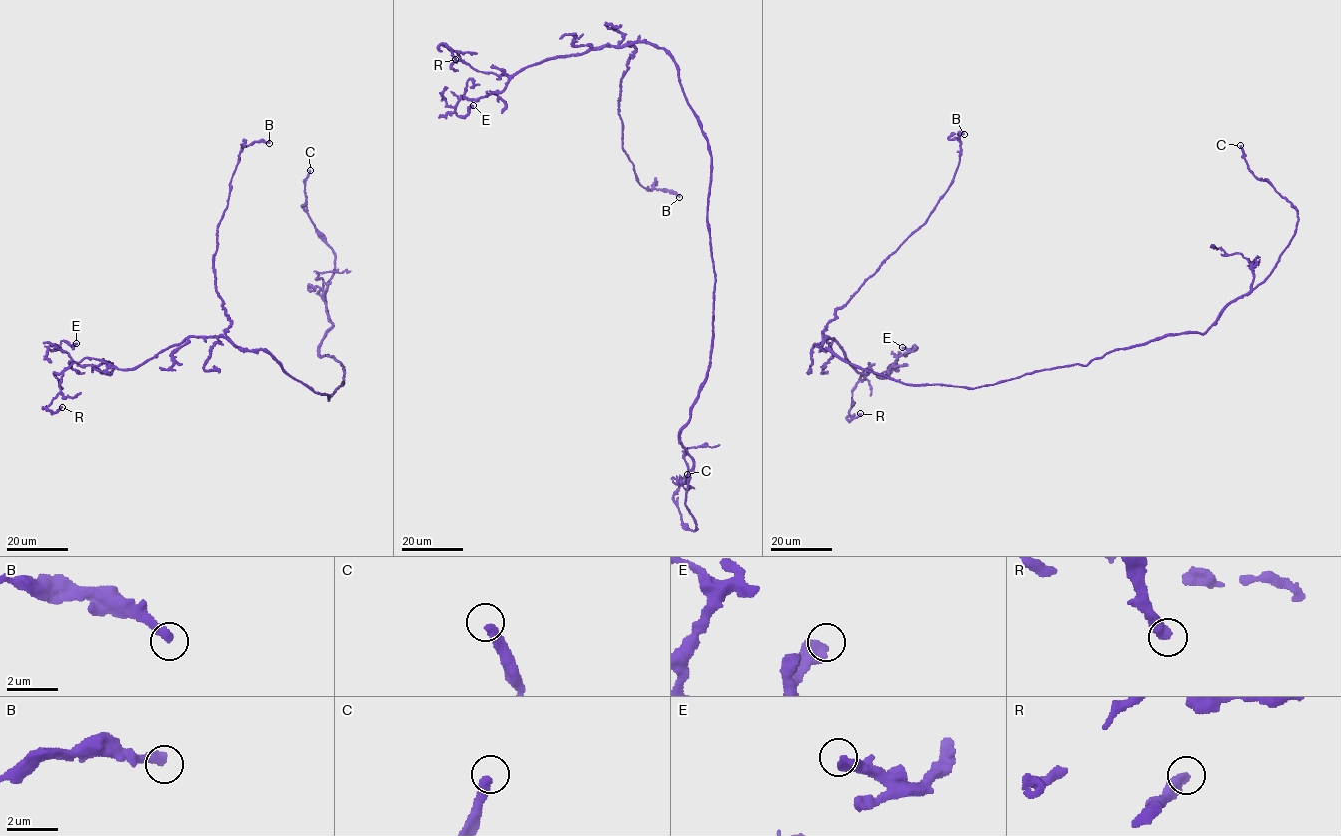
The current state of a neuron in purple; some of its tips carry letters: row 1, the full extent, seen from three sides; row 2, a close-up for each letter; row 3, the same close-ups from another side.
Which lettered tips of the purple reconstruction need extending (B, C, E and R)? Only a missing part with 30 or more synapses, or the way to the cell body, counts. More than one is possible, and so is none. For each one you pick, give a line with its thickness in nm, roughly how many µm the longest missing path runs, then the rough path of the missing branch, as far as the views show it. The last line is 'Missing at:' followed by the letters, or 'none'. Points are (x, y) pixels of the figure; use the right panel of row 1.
C: 360 nm thick; about 4 µm are missing
Missing at: C

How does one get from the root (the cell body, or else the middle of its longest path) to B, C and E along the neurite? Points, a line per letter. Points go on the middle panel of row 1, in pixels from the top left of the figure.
B: (707, 208), (711, 152), (676, 63), (662, 48), (629, 42), (623, 149), (643, 187), (679, 197)
C: (707, 208), (712, 347), (679, 432), (692, 460), (685, 502), (696, 530), (683, 525), (673, 499), (687, 474)
E: (707, 208), (708, 140), (662, 48), (555, 56), (500, 91), (462, 98), (456, 113), (473, 105)

